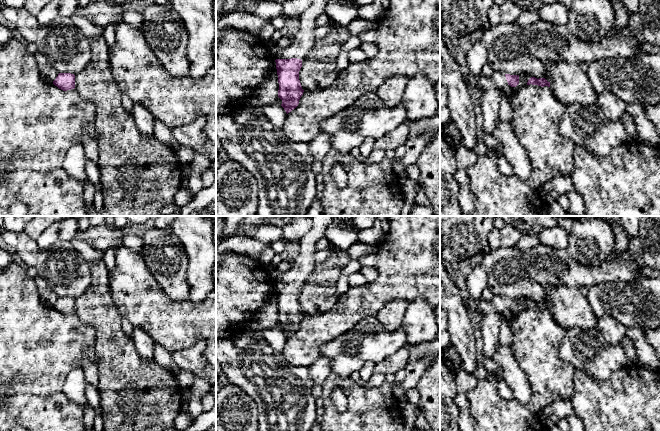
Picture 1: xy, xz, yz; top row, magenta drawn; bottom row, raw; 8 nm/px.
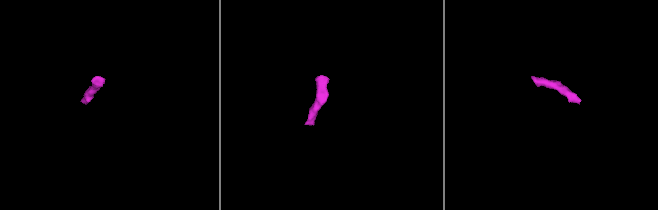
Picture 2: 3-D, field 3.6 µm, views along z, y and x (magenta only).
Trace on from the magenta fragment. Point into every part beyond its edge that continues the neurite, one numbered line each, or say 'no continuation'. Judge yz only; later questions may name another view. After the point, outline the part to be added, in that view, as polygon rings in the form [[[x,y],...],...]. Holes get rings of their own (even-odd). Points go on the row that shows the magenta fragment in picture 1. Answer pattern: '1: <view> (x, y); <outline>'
1: yz (497, 80); [[[494,71],[489,77],[479,76],[474,85],[478,86],[481,89],[481,92],[488,89],[497,89],[501,91],[508,86],[508,82],[504,73]]]

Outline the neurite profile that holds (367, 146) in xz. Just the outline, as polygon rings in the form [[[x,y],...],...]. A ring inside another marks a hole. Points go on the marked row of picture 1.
[[[366,137],[362,144],[358,147],[360,154],[363,157],[369,157],[374,150],[375,139]]]

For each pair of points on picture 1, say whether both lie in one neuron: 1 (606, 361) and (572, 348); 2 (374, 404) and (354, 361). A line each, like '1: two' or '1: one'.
1: one
2: two

